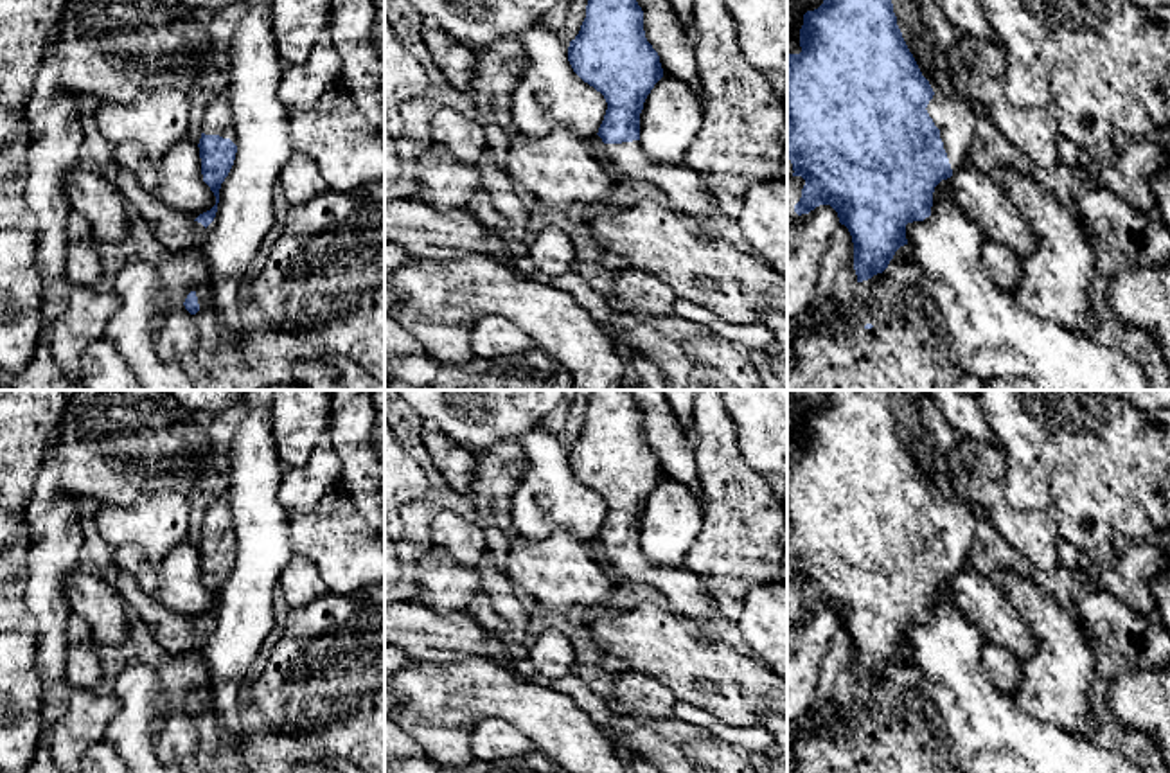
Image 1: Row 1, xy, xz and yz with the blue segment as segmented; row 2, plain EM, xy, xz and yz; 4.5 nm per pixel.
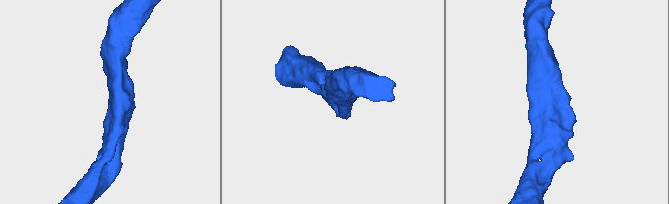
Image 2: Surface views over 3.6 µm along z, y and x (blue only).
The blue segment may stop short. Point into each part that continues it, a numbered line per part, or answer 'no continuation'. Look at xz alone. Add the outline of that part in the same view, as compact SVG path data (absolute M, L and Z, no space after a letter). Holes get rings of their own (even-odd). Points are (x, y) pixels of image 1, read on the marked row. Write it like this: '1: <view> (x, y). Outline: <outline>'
1: xz (687, 193). Outline: M640 140L604 144L604 156L618 173L629 180L658 185L679 216L694 218L701 227L710 221L710 210L717 207L697 173L687 165L670 165L652 160Z

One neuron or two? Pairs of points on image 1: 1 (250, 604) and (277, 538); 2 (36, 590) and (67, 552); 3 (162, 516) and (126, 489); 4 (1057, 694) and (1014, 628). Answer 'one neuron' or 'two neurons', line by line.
1: one neuron
2: one neuron
3: two neurons
4: two neurons

